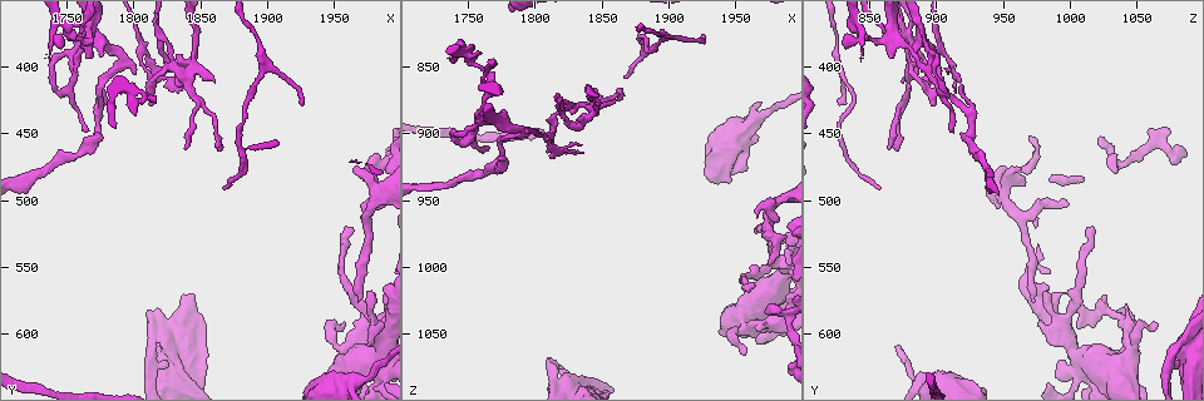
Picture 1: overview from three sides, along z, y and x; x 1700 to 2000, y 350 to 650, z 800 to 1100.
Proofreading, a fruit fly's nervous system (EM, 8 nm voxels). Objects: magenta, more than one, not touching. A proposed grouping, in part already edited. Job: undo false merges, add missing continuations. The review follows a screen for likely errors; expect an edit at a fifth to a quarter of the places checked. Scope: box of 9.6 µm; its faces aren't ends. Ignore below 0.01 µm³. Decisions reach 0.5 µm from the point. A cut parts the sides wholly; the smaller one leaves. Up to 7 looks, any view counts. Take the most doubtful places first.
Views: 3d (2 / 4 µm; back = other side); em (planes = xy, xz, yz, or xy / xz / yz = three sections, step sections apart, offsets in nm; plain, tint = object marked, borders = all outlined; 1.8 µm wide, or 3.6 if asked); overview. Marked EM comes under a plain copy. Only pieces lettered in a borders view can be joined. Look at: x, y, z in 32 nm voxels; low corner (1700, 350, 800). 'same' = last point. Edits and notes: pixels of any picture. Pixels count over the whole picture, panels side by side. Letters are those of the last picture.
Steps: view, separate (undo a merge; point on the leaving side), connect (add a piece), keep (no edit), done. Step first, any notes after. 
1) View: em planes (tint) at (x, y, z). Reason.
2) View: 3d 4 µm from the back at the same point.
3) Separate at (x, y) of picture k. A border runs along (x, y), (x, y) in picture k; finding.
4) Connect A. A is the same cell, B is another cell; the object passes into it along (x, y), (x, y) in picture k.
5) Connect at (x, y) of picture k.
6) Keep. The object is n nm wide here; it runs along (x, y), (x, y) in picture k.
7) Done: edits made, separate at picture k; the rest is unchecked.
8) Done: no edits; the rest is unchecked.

View: 3d 2 µm at (1976, 504, 998). An open end.

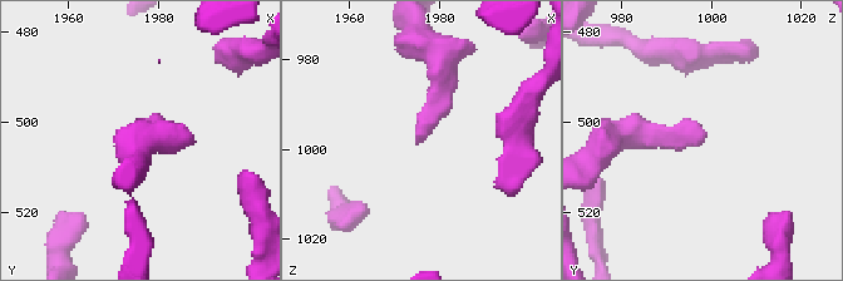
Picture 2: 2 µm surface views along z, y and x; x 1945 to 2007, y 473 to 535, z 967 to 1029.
View: em planes (borders) at (1975, 504, 999). Need the tissue.

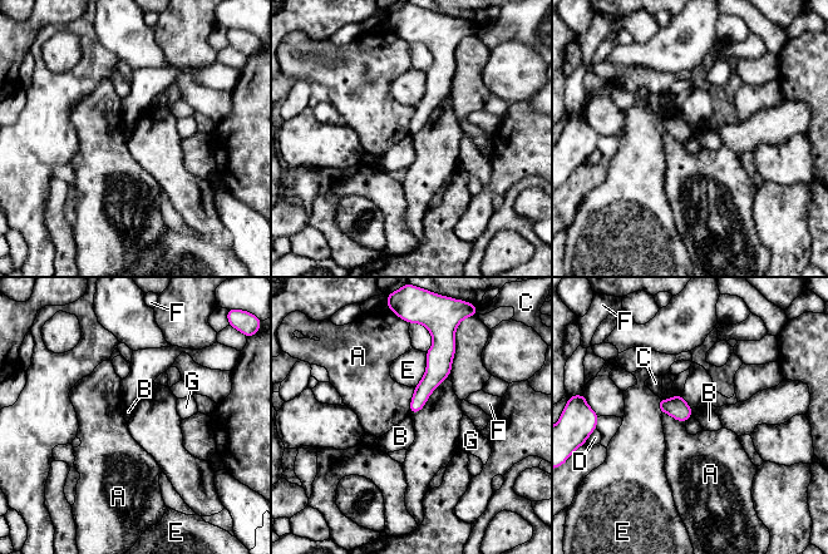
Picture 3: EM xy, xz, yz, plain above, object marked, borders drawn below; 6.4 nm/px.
Keep. The longest contact is with E, 240 nm; A, B, C, D, E, F and G are other cells; no lettered piece goes on from it.

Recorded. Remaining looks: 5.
View: 3d 4 µm at (1750, 370, 842). Sharp bend.

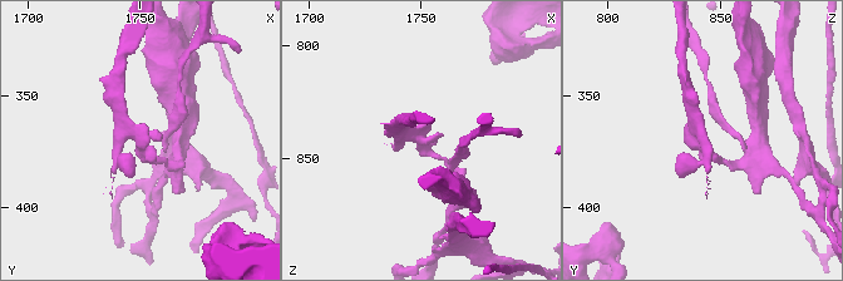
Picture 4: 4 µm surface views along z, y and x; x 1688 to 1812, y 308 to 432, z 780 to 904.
View: em planes (borders) at (1748, 369, 841). Need the tissue.

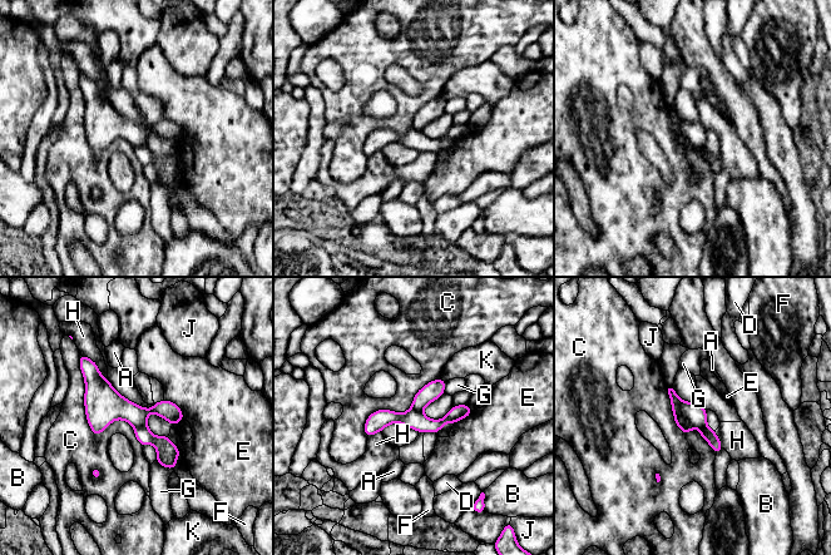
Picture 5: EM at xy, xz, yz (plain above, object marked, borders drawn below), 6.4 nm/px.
Separate at (681, 421) of picture 5. A, B, C, D, E, F, G, H, J and K are other cells; a border runs along (672, 389), (681, 412), (692, 425) in picture 5; two neurons meet here.

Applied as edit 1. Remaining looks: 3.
Done: edits made, separate at picture 5; the rest is unchecked.

